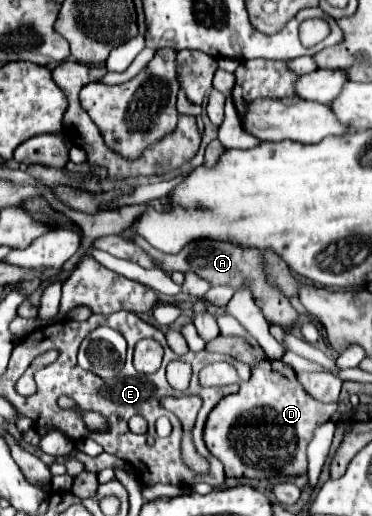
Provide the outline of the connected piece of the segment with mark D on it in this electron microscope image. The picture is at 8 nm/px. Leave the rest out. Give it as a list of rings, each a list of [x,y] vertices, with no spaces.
[[[260,359],[252,367],[252,377],[240,383],[240,391],[226,395],[208,415],[204,439],[212,455],[224,463],[228,477],[300,477],[308,473],[306,447],[314,437],[314,429],[330,421],[336,411],[338,401],[322,403],[314,399],[300,385],[290,365]]]

